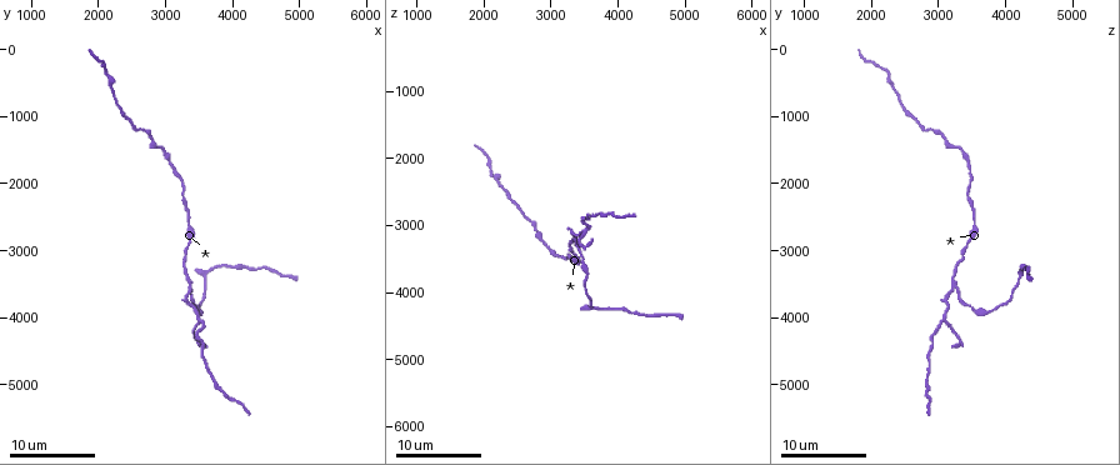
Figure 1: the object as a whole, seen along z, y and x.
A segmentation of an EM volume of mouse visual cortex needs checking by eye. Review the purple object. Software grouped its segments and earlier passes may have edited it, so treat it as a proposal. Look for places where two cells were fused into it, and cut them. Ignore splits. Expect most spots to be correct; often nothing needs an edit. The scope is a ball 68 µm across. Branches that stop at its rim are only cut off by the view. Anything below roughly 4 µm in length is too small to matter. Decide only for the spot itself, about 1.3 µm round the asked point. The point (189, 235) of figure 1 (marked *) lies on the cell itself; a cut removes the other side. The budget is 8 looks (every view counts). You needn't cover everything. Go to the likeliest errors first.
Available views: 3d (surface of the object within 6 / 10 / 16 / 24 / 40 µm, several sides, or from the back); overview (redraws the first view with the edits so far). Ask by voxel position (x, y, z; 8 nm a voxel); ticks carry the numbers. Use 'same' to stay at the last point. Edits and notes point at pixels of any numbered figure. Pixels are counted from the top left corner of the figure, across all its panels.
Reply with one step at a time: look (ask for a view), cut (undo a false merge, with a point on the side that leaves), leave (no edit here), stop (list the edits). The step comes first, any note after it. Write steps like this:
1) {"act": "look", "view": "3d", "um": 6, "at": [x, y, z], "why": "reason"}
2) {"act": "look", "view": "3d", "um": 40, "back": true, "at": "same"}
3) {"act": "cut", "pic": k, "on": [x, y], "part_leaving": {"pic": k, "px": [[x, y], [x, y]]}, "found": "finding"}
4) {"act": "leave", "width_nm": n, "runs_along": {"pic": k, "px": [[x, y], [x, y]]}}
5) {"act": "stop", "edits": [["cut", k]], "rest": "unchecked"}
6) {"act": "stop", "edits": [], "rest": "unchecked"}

{"act": "look", "view": "3d", "um": 10, "at": [3350, 3500, 3250]}

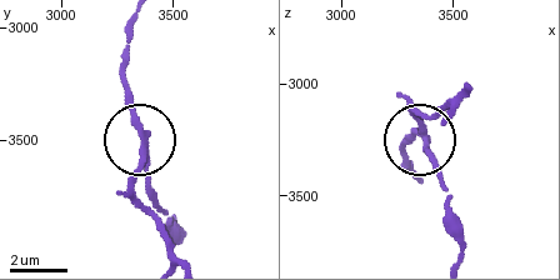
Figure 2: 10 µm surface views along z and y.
{"act": "cut", "pic": 2, "on": [131, 189], "side_arm_um": 20, "part_leaving": {"pic": 2, "px": [[140, 158], [133, 190], [171, 255]]}, "found": "a second cell is stuck on"}

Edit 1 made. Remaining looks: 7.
{"act": "look", "view": "overview", "why": "see it whole again"}

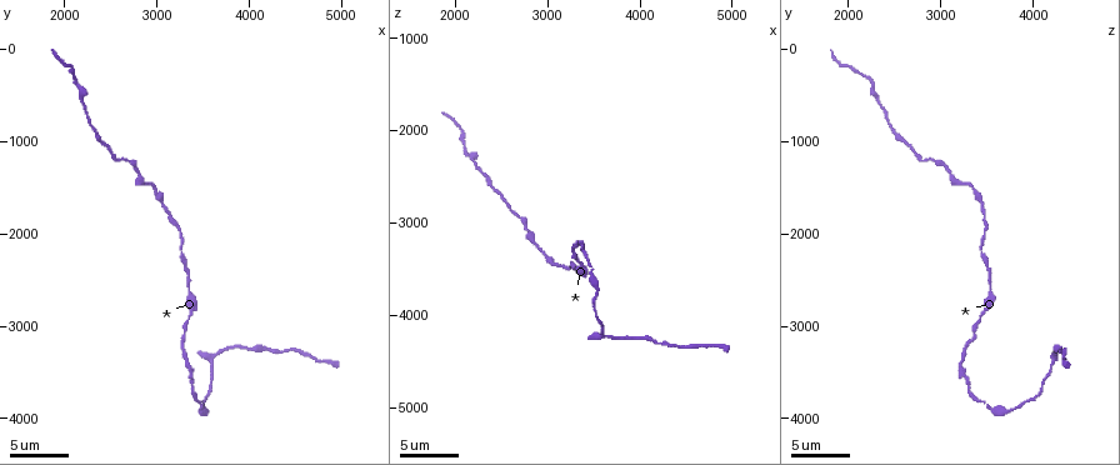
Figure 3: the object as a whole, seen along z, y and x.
{"act": "look", "view": "3d", "um": 16, "at": [4250, 3250, 4300], "why": "sudden change in width"}

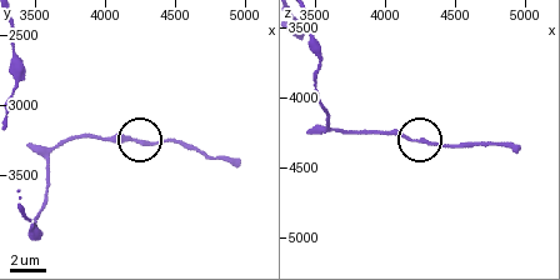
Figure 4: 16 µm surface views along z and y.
{"act": "leave", "runs_along": {"pic": 4, "px": [[309, 23], [316, 94], [325, 108], [326, 126], [459, 144]]}, "found": "one cell here"}

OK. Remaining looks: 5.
{"act": "look", "view": "3d", "um": 10, "at": [3500, 3900, 3800], "why": "sudden change in width"}

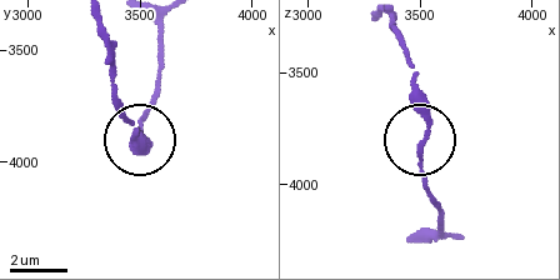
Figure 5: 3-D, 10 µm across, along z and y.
{"act": "look", "view": "3d", "um": 6, "at": "same"}

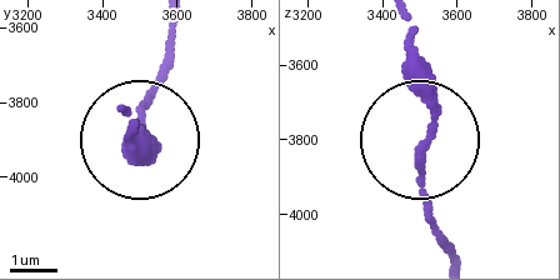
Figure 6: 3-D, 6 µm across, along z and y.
{"act": "leave", "found": "continuous, no second cell"}

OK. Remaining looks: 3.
{"act": "look", "view": "3d", "um": 10, "at": [3250, 2200, 3450], "why": "thick turns thin"}

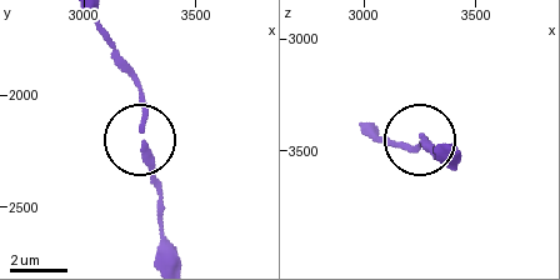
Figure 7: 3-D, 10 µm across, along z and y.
{"act": "leave", "runs_along": {"pic": 7, "px": [[163, 253], [163, 188], [141, 130], [134, 69]]}, "found": "continuous, no second cell"}

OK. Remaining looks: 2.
{"act": "stop", "edits": [["cut", 2]], "rest": "unchecked"}

